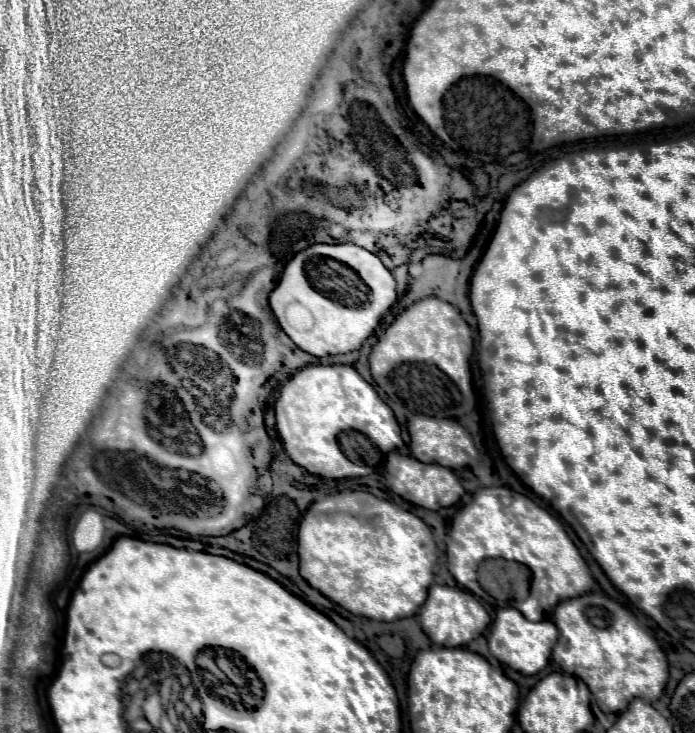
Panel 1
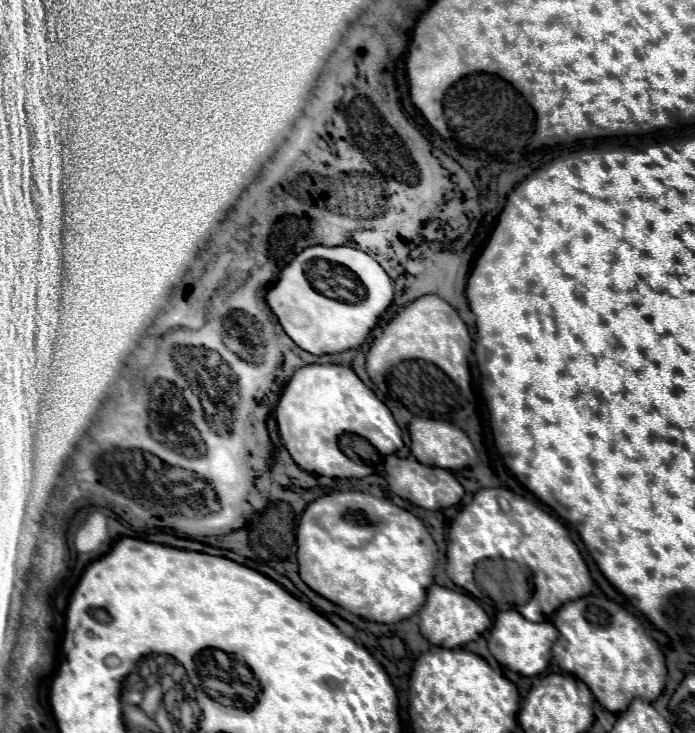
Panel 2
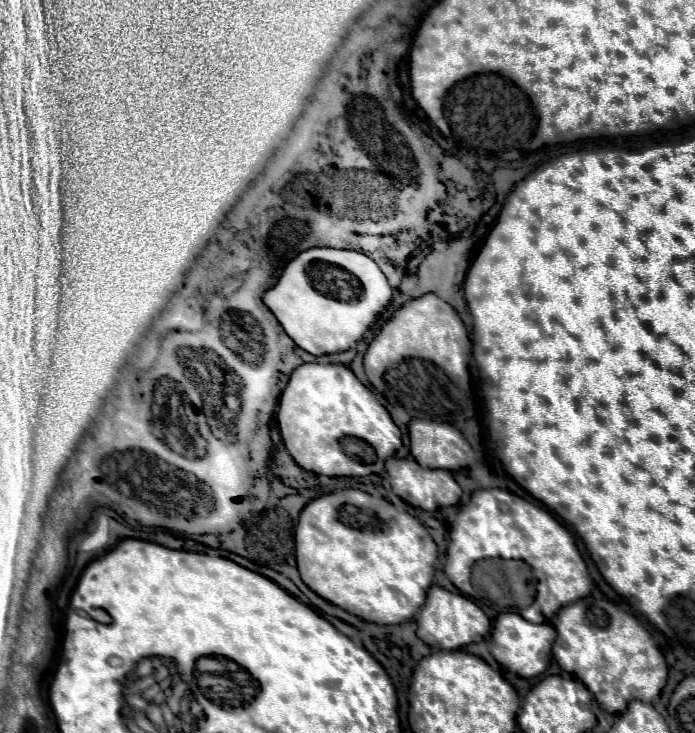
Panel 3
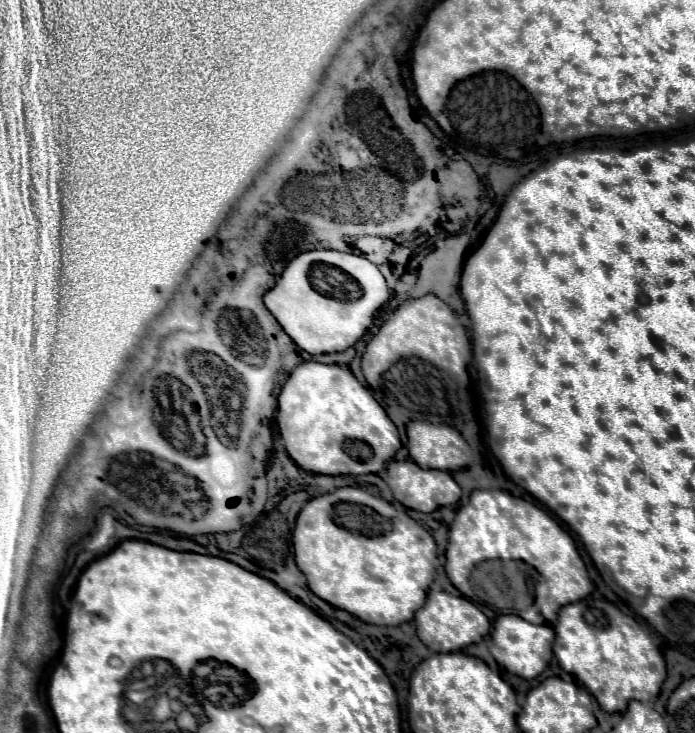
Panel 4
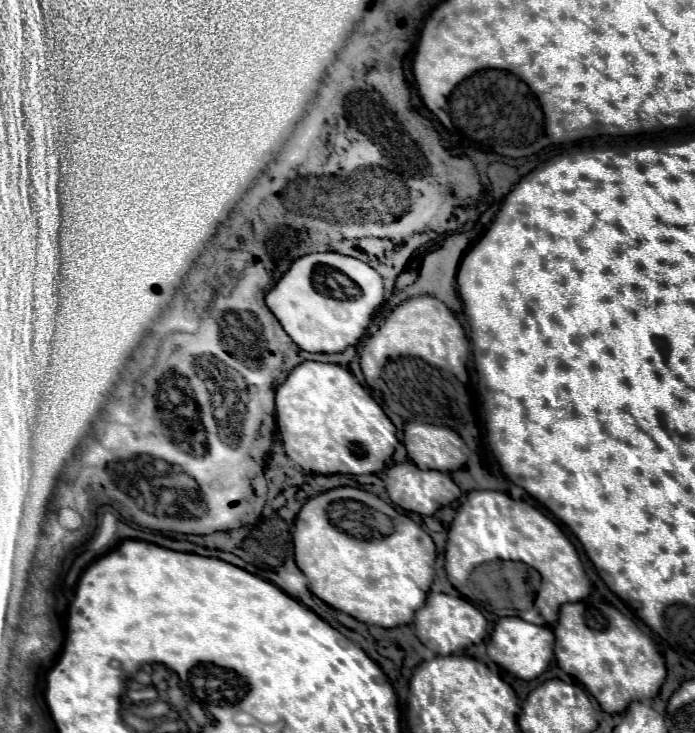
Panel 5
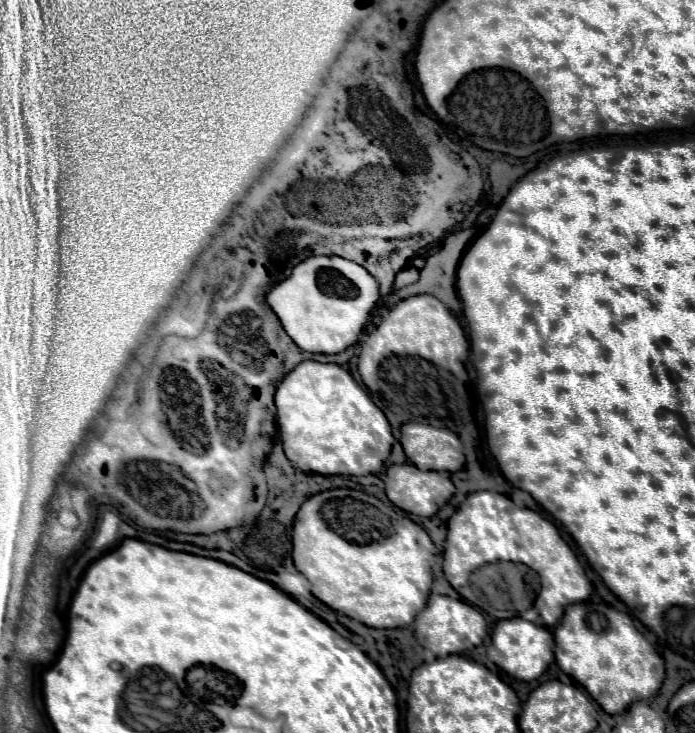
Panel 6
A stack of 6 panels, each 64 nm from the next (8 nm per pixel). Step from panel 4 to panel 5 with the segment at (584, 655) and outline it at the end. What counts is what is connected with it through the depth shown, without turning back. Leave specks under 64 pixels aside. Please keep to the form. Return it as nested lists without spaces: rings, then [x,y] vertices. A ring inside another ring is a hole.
[[[588,602],[564,604],[554,636],[554,655],[560,668],[582,682],[608,714],[624,712],[632,700],[646,702],[656,698],[666,678],[664,658],[652,640],[614,606],[604,604],[600,610]]]

